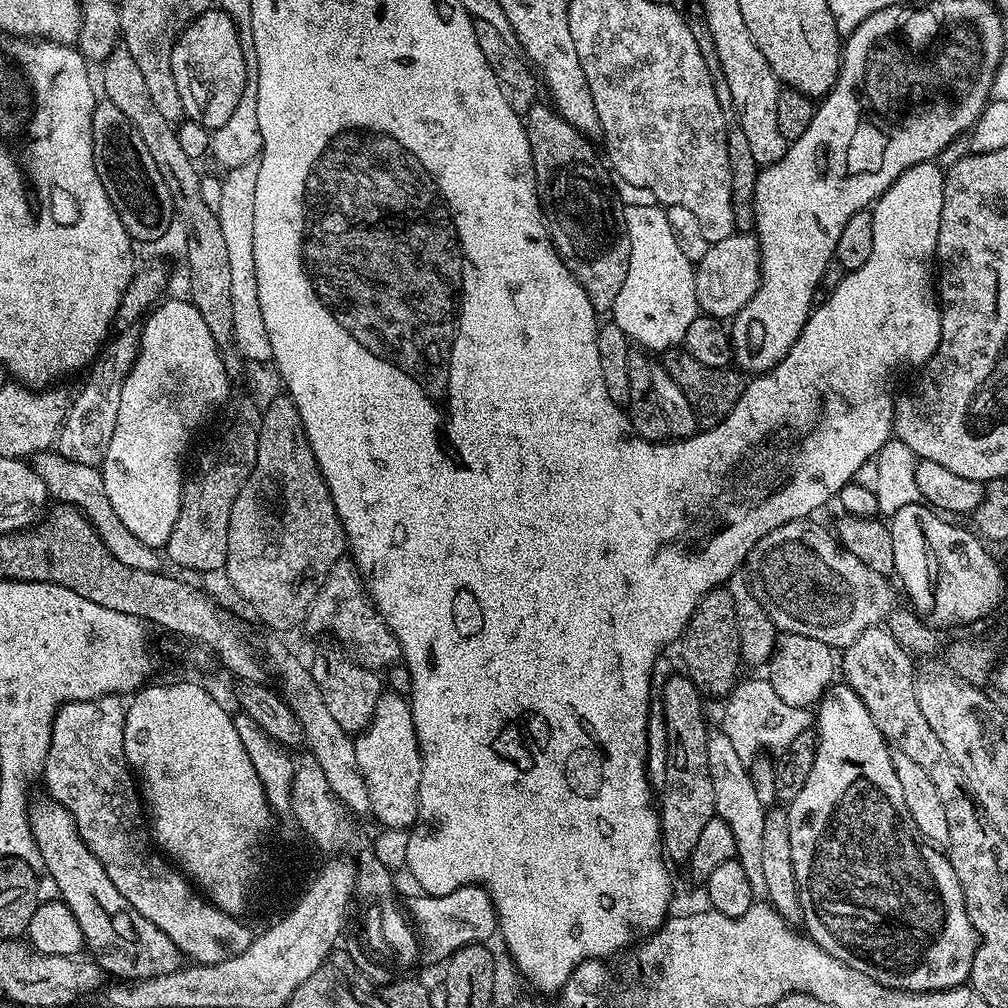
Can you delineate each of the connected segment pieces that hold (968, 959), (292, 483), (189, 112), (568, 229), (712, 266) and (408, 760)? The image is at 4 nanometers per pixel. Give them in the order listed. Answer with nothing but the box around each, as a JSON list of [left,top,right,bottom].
[[787,682,976,992],[222,394,346,632],[170,6,246,130],[522,102,630,314],[695,231,760,321],[355,691,422,829]]

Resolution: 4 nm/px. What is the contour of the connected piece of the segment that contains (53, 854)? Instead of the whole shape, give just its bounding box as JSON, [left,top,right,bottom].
[28,798,182,982]

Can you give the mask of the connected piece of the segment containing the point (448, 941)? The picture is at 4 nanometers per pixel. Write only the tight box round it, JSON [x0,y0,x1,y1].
[406,885,498,962]

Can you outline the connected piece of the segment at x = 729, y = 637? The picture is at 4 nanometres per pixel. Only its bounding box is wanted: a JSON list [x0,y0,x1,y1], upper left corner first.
[679,587,742,697]

